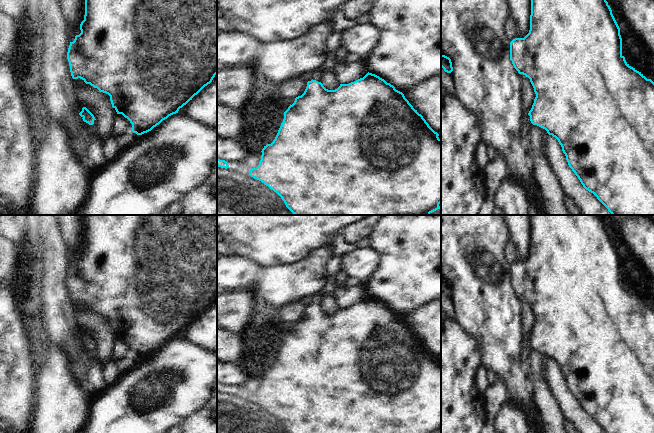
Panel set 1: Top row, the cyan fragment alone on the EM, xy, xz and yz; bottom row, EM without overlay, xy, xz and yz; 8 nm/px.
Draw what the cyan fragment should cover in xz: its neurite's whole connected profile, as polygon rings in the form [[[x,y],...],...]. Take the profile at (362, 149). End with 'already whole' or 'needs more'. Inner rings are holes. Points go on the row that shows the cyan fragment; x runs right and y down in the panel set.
[[[321,69],[307,77],[307,87],[301,96],[284,112],[284,119],[271,144],[262,149],[261,160],[249,175],[268,186],[284,201],[294,215],[430,215],[440,209],[441,203],[441,139],[421,114],[413,108],[404,94],[379,76],[367,73],[349,84],[340,84],[335,90],[326,89],[321,81]]]; needs more

